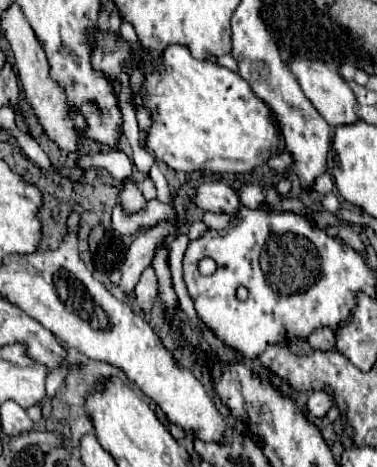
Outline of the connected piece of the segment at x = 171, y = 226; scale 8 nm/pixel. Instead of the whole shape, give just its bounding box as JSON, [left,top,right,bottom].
[120,221,176,293]

